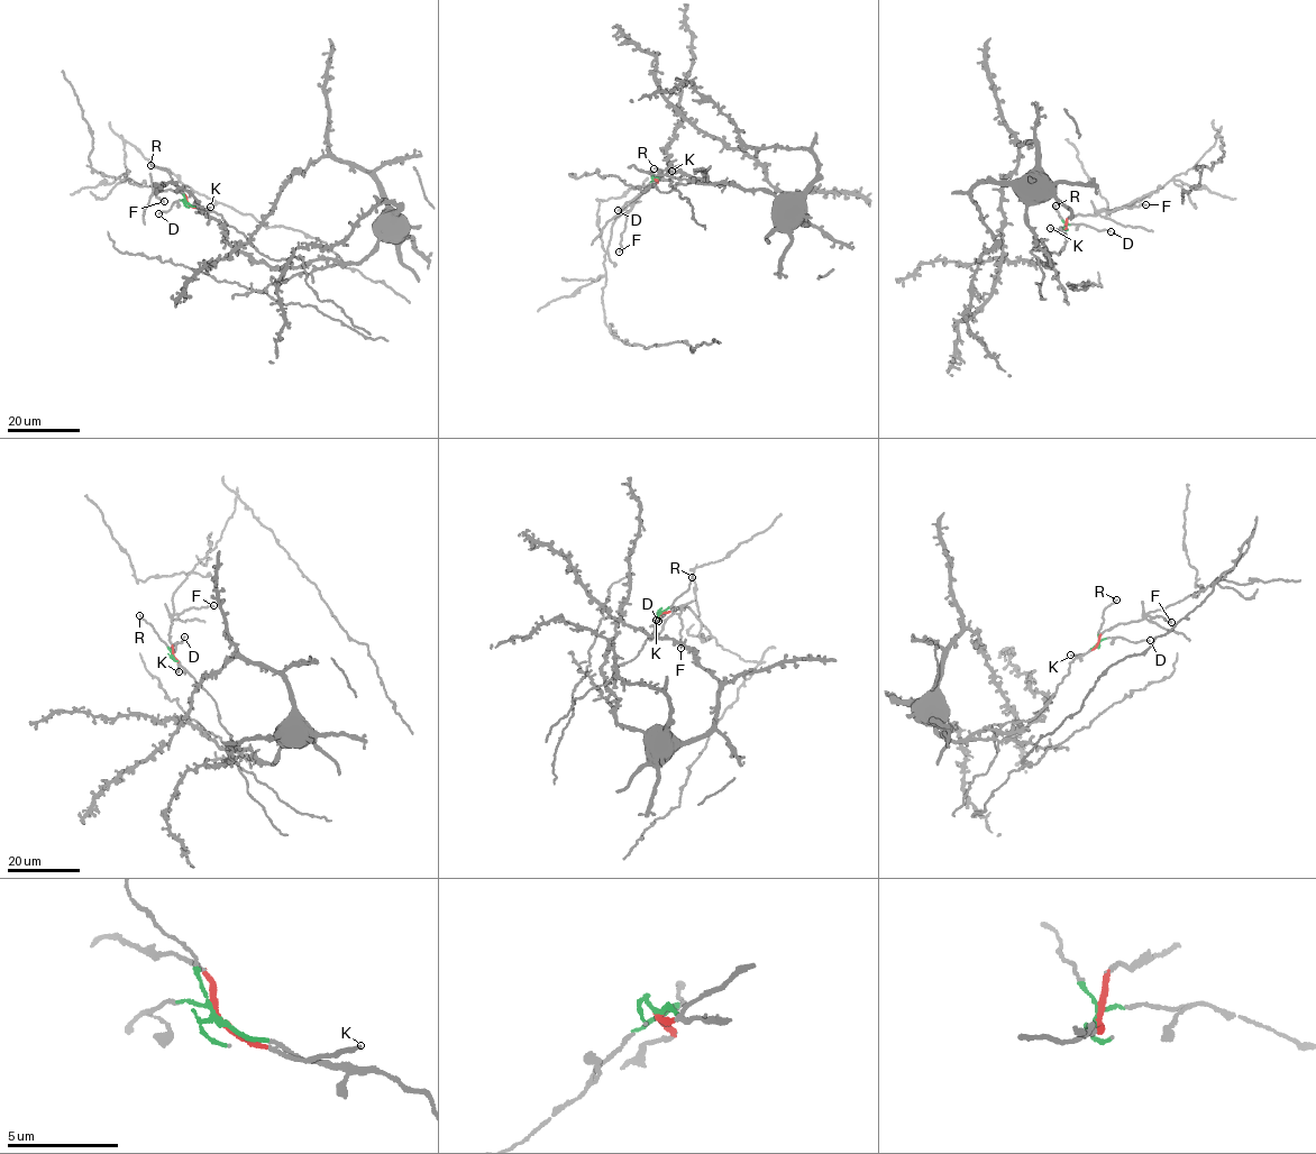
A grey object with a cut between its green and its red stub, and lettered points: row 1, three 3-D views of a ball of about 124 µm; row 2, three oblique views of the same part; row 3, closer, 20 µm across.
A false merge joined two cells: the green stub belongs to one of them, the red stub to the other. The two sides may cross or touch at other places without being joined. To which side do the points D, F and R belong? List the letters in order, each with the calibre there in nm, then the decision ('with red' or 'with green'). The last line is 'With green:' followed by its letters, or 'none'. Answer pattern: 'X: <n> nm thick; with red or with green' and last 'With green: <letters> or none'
D: 150 nm thick; with green
F: 180 nm thick; with red
R: 140 nm thick; with green
With green: D, R

